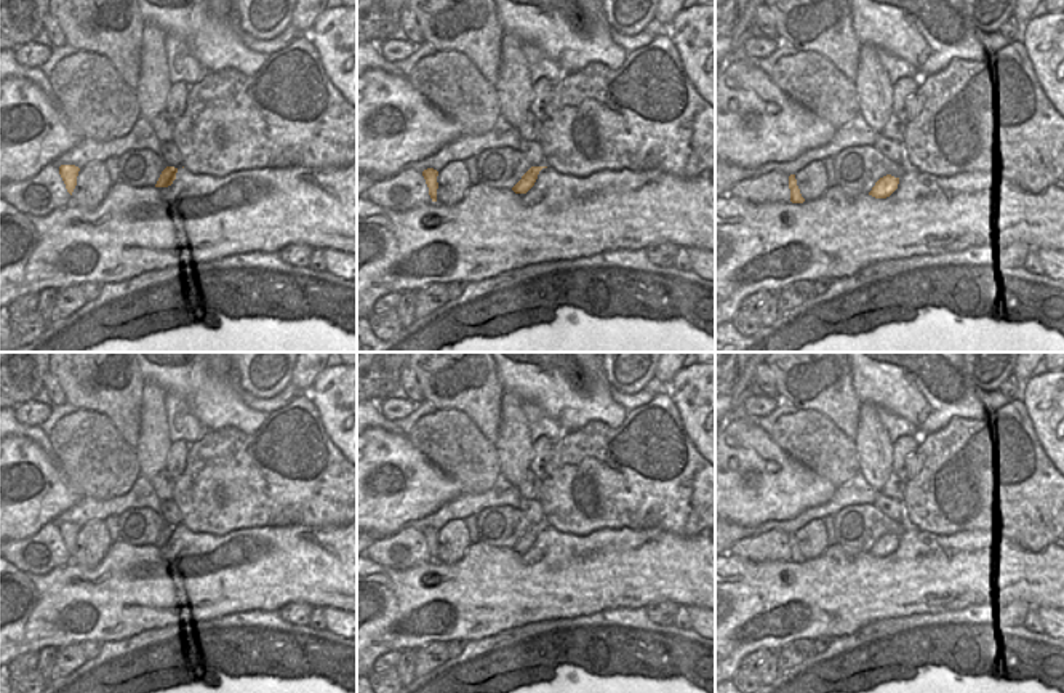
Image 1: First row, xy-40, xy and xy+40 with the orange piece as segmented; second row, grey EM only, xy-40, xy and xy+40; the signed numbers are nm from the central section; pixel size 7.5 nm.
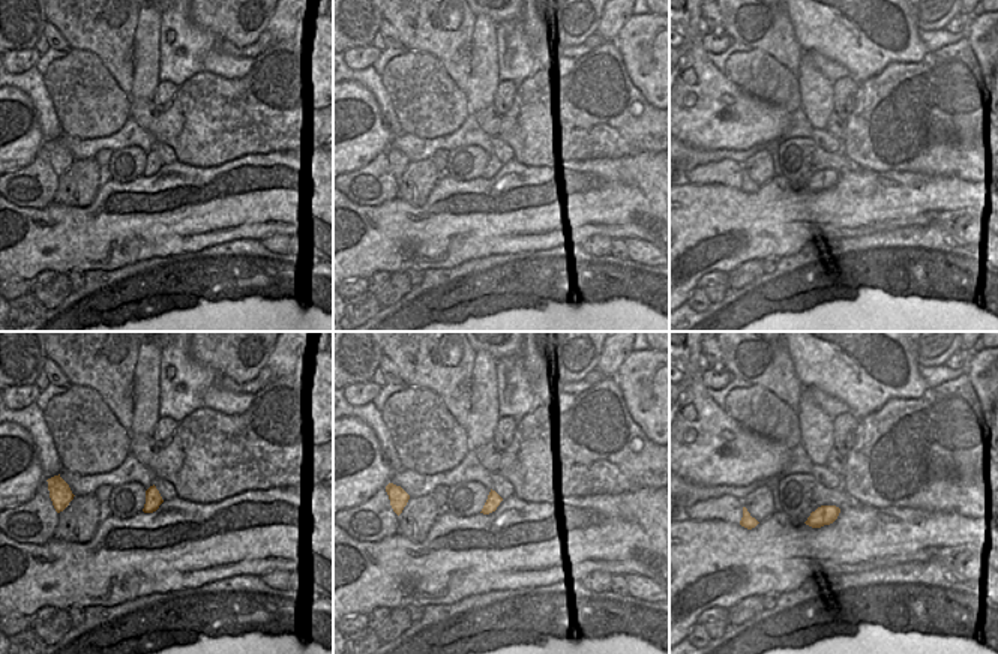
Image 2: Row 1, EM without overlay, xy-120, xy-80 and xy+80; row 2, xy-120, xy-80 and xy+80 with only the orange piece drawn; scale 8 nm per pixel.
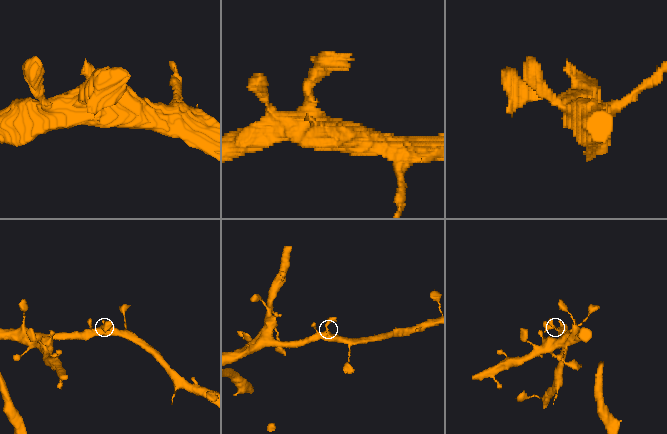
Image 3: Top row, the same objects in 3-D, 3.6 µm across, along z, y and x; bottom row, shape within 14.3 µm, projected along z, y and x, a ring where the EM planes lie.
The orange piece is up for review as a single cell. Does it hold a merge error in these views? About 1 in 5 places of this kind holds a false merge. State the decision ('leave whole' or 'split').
leave whole

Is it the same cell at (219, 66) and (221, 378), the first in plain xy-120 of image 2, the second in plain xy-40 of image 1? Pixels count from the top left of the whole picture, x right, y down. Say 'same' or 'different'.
same

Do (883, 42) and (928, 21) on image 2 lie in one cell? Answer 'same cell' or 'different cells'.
different cells

